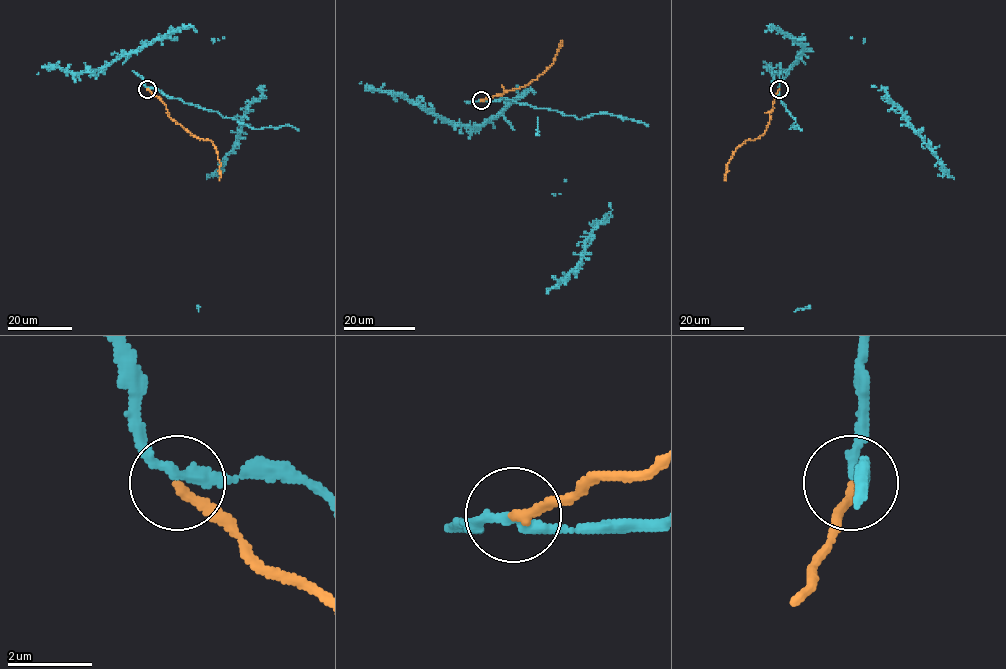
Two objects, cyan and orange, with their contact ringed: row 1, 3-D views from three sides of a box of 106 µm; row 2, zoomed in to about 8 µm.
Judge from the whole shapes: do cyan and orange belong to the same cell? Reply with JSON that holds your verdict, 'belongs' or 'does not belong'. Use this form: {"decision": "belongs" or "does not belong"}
{"decision": "does not belong"}

